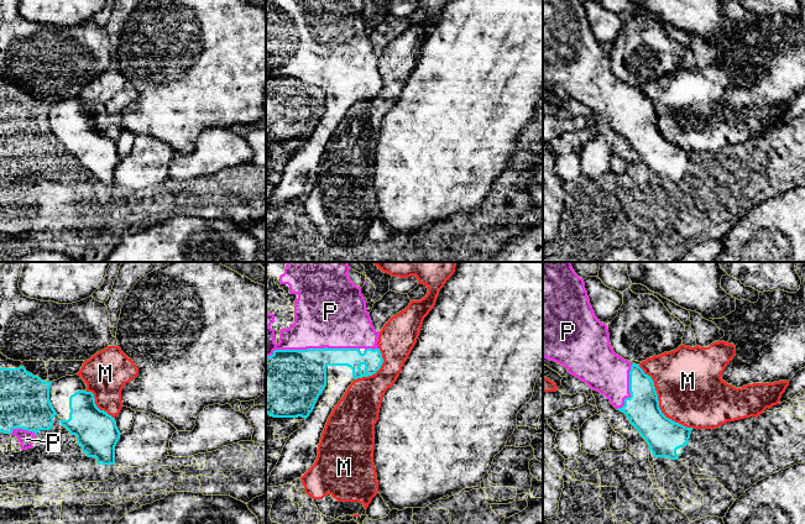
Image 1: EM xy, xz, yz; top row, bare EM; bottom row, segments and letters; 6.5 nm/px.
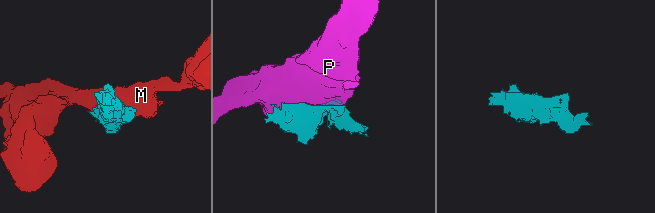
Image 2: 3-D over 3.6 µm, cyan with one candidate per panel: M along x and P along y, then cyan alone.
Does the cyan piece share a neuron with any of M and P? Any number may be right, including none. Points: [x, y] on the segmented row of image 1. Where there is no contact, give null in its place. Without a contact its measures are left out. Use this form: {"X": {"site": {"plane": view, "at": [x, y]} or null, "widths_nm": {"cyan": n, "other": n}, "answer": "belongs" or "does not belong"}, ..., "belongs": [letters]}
{"M": {"site": {"plane": "yz", "at": [658, 403]}, "widths_nm": {"cyan": 240, "other": 440}, "answer": "does not belong"}, "P": {"site": {"plane": "xz", "at": [312, 349]}, "widths_nm": {"cyan": 420, "other": 440}, "answer": "belongs"}, "belongs": ["P"]}

